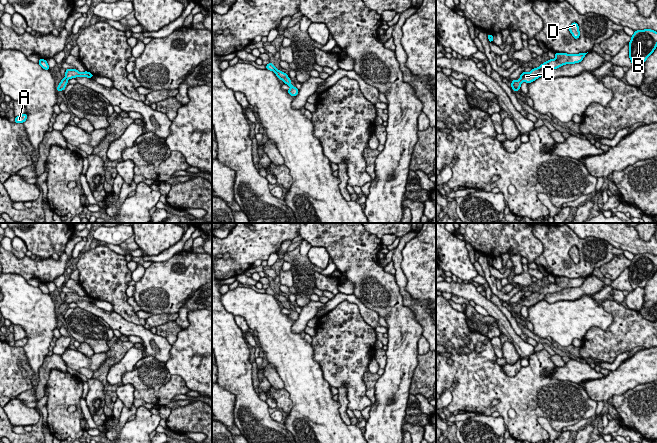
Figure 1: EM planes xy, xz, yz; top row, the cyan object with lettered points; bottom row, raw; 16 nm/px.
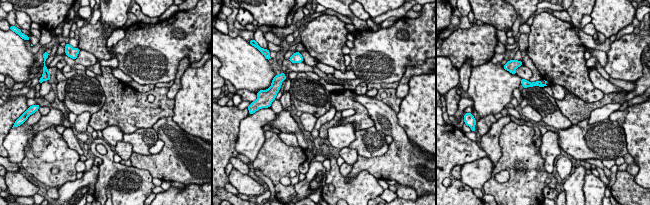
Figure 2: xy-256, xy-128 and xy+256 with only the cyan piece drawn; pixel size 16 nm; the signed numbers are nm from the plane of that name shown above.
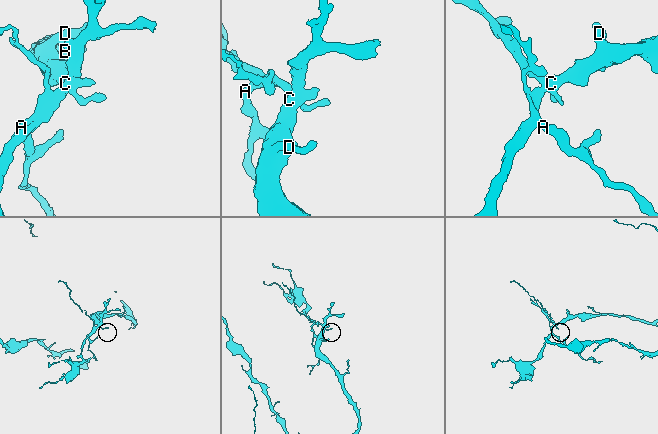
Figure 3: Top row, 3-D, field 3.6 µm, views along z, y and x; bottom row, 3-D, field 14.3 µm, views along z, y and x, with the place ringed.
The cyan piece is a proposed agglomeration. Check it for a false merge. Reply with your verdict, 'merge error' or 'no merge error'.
no merge error

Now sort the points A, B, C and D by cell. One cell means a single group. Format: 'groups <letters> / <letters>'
groups A B C D

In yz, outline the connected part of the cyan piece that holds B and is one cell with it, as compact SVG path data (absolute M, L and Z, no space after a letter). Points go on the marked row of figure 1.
M651 29L634 31L628 44L632 65L644 64L657 47L657 32Z

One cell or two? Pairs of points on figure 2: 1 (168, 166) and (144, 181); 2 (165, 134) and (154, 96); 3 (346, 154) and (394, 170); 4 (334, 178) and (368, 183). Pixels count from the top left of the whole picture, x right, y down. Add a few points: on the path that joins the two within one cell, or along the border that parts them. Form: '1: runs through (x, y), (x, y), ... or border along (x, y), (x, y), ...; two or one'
1: border along (131, 165), (146, 169), (152, 178); two
2: border along (171, 116), (160, 118), (152, 127); two
3: border along (358, 155), (353, 165); two
4: runs through (342, 185), (360, 185); one

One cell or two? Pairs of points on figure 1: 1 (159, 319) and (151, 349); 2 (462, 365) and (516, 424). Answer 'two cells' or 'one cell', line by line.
1: two cells
2: one cell

